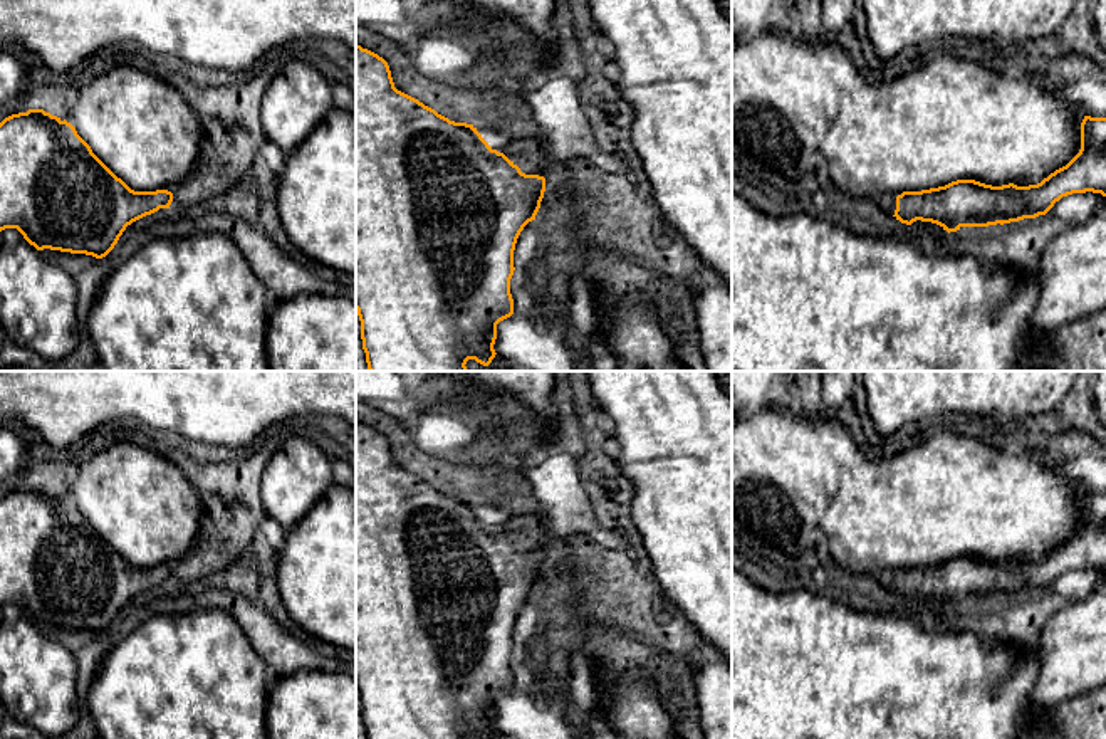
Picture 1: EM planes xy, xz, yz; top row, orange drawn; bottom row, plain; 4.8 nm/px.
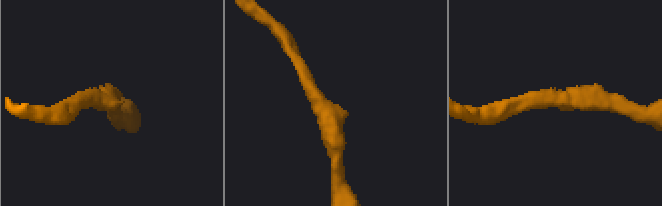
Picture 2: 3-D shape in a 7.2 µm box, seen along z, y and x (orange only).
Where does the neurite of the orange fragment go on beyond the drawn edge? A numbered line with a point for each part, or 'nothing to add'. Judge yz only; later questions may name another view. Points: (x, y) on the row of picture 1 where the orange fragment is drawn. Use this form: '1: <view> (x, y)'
1: yz (886, 204)

